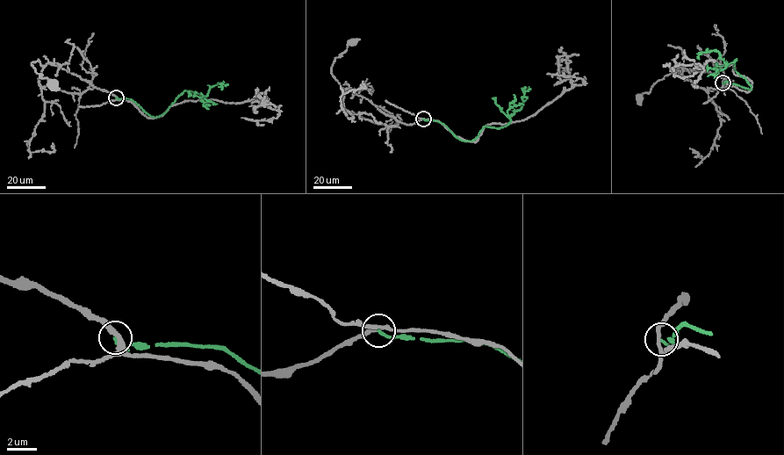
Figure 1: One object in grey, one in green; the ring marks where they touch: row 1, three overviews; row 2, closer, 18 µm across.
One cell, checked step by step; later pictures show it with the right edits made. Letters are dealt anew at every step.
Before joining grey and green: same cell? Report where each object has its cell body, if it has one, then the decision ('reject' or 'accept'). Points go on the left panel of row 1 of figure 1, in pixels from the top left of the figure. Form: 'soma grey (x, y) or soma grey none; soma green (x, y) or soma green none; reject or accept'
soma grey (53, 83); soma green none; reject

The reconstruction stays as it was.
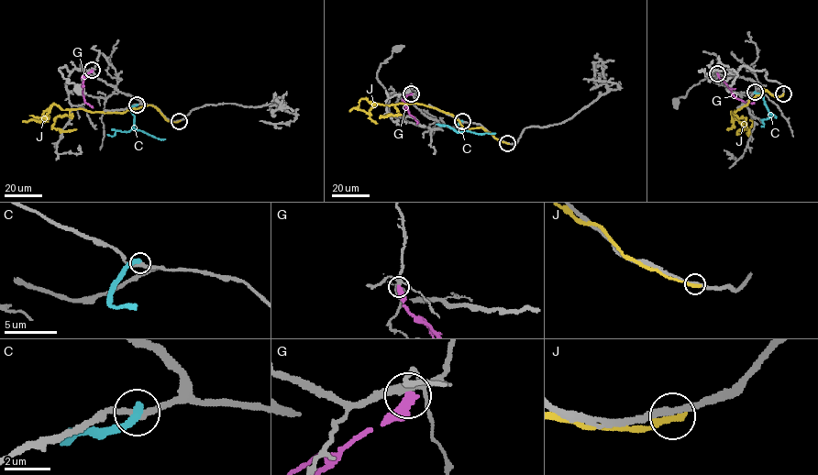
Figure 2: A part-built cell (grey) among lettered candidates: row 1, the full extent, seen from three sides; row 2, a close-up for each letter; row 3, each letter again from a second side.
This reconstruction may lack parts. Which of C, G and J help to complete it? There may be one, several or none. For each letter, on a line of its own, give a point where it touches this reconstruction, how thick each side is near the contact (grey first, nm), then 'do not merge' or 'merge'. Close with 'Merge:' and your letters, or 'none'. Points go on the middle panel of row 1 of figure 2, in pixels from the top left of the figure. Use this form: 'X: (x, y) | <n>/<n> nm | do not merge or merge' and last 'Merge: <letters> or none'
C: (462, 121) | 240/400 nm | do not merge
G: (411, 93) | 220/480 nm | do not merge
J: (507, 143) | 240/320 nm | do not merge
Merge: none

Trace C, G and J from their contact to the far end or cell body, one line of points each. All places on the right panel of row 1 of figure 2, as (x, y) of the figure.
C: (755, 92), (762, 96), (768, 114), (776, 116)
G: (717, 73), (734, 95), (744, 102), (753, 102)
J: (783, 94), (777, 97), (762, 87), (761, 94), (735, 111), (739, 118), (746, 117), (748, 129)

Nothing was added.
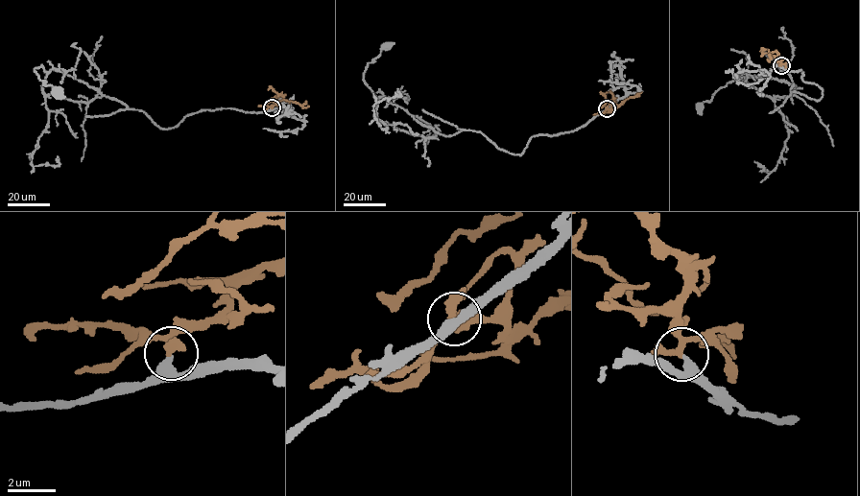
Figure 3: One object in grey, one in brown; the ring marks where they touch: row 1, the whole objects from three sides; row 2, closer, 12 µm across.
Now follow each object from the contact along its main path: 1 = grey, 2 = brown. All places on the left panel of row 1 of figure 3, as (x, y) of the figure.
1: (272, 107), (202, 110), (159, 128), (143, 111), (63, 72), (35, 67), (44, 84), (57, 91)
2: (272, 107), (282, 95), (271, 87), (268, 89)

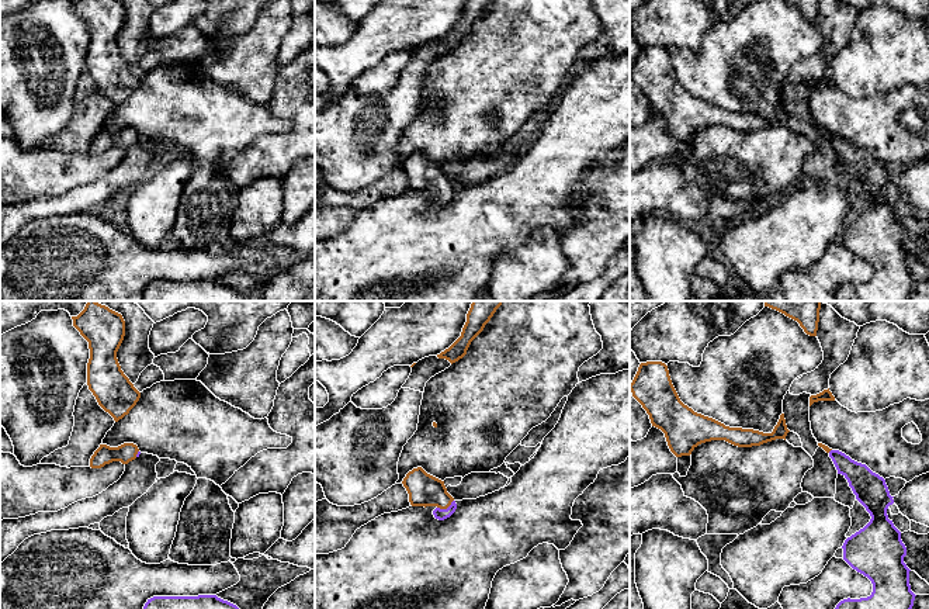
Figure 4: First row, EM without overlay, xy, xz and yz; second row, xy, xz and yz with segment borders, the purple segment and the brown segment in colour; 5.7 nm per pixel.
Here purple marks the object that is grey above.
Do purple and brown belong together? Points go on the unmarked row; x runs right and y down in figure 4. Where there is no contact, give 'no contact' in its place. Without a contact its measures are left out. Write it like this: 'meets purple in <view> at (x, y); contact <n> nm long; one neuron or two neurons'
meets purple in xz at (447, 193); contact 110 nm long; one neuron

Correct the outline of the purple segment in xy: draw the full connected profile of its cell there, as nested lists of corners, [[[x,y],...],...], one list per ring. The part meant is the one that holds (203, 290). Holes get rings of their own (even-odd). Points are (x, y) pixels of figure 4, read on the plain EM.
[[[216,280],[153,281],[143,291],[145,301],[246,301],[236,290]]]

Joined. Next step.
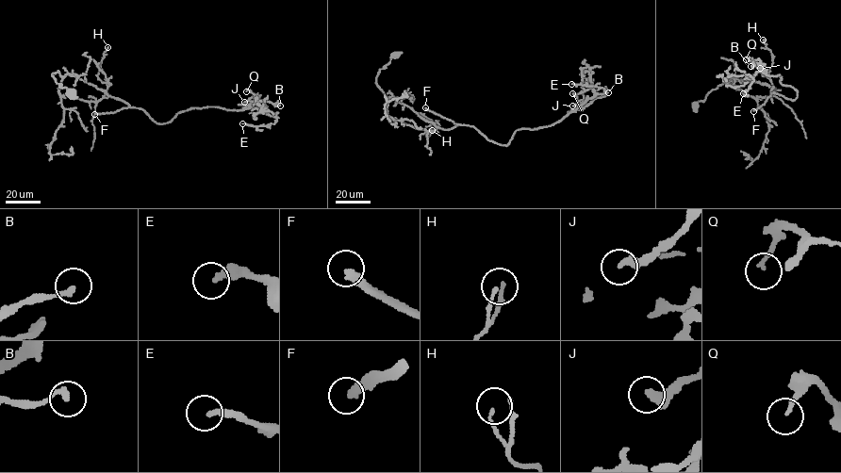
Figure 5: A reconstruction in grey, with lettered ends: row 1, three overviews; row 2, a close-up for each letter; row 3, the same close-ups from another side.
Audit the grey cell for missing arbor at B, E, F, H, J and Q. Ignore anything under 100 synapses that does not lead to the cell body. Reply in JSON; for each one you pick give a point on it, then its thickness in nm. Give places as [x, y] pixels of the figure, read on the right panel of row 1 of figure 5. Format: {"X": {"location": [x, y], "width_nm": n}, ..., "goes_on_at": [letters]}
{"F": {"location": [753, 111], "width_nm": 360}, "goes_on_at": ["F"]}

